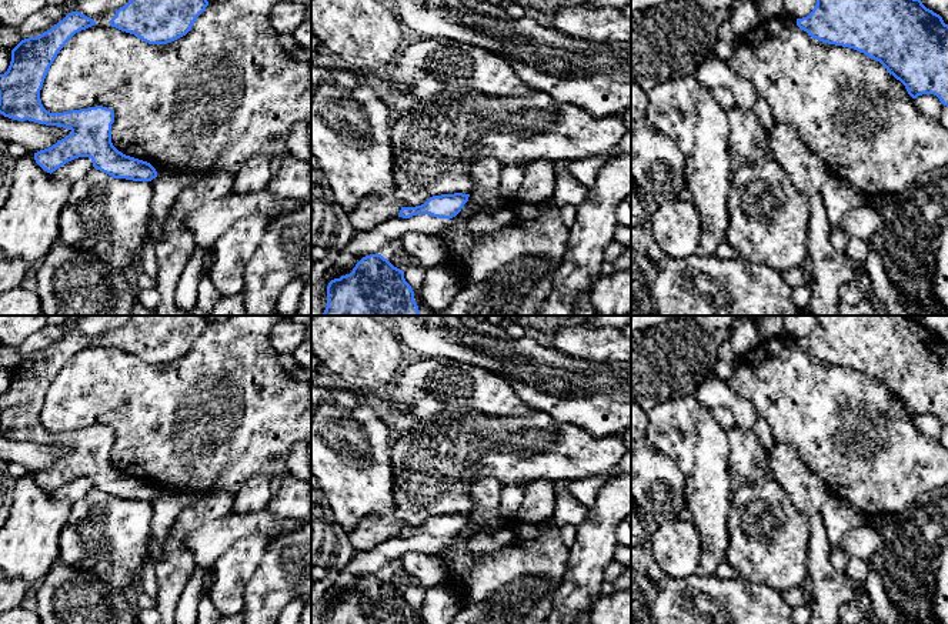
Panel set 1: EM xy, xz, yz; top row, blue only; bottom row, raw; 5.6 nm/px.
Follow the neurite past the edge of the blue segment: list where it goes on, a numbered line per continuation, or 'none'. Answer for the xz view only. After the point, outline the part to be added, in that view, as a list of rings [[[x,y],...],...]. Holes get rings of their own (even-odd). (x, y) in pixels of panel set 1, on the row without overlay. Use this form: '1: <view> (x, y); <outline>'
none

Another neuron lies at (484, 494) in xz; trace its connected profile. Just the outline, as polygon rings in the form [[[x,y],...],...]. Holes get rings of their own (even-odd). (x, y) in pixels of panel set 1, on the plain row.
[[[483,478],[473,484],[470,497],[474,508],[495,510],[500,507],[503,485],[495,478]]]

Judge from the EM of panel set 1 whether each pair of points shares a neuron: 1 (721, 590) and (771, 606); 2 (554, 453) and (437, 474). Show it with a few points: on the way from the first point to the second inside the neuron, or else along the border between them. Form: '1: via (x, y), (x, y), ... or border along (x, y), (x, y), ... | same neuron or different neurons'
1: via (734, 603), (737, 606), (758, 606) | same neuron
2: via (526, 453), (466, 453) | same neuron

